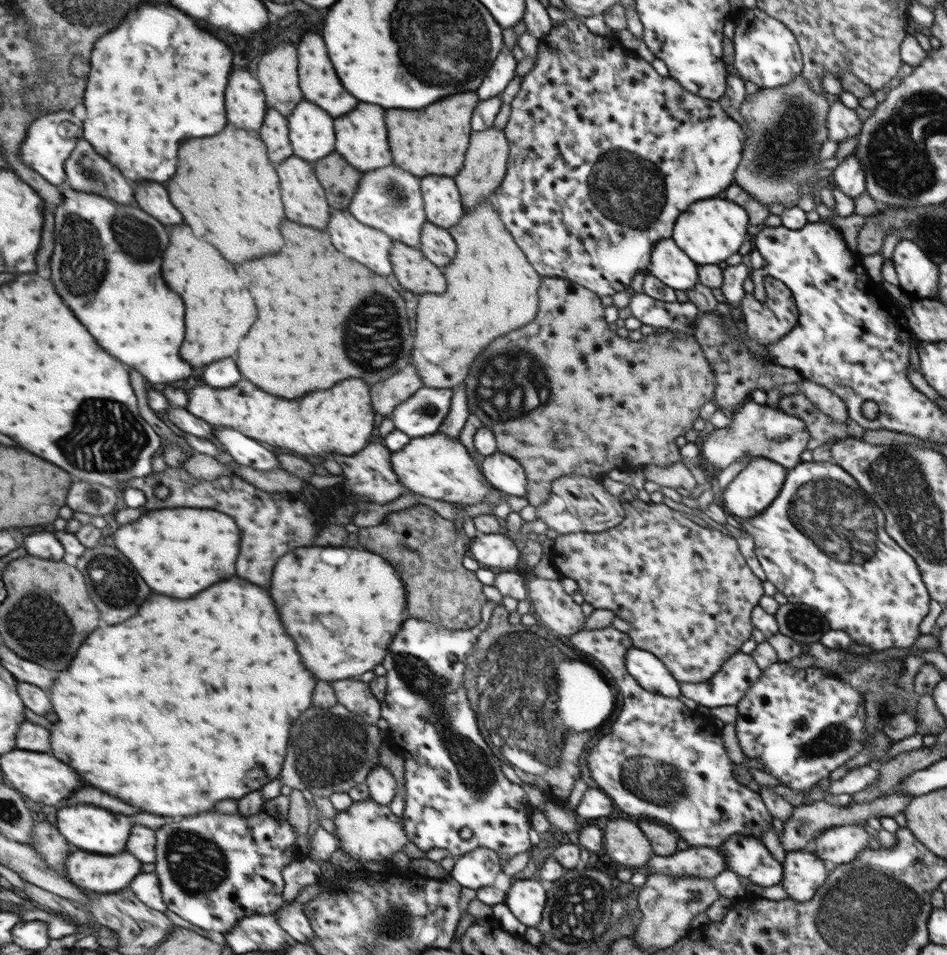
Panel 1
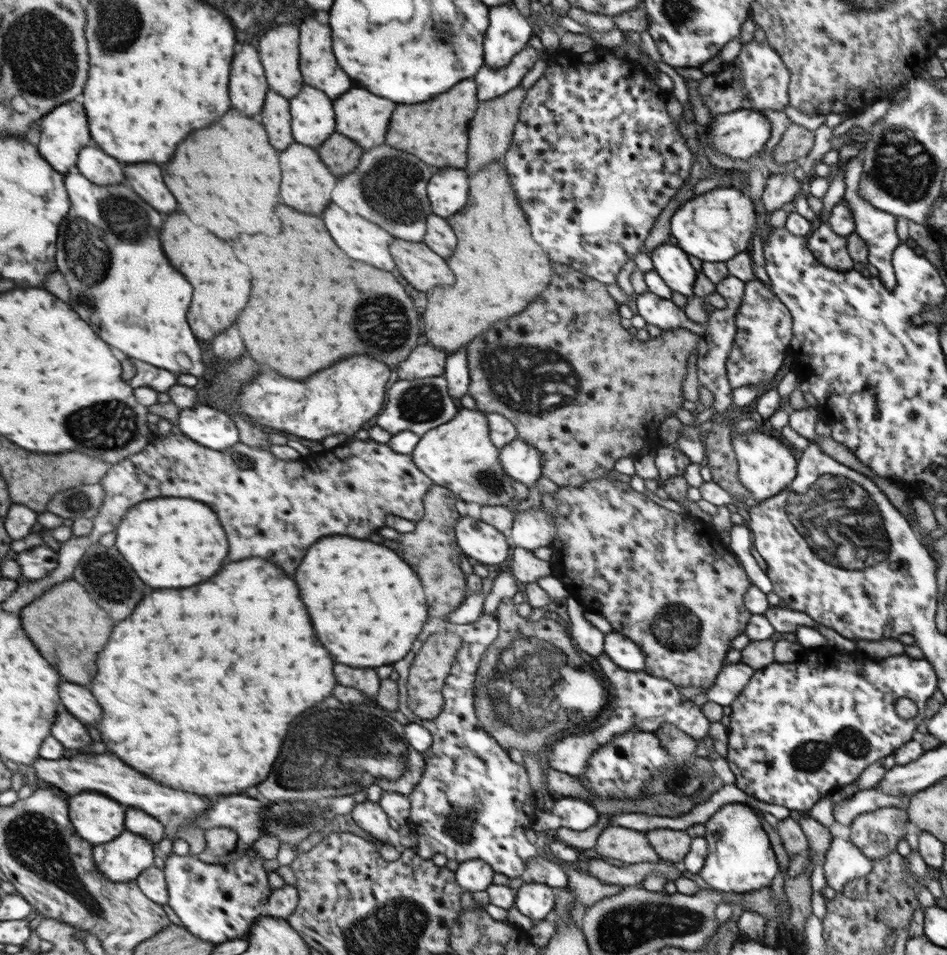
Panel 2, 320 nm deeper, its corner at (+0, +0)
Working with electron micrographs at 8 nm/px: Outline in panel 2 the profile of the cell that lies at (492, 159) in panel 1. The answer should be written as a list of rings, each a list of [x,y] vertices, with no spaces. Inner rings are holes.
[[[520,86],[505,95],[495,97],[491,100],[478,100],[478,108],[475,110],[475,120],[471,120],[471,160],[467,160],[467,172],[477,172],[486,167],[487,163],[500,160],[511,142],[514,124],[518,119],[518,110],[521,101],[524,99],[526,90]]]

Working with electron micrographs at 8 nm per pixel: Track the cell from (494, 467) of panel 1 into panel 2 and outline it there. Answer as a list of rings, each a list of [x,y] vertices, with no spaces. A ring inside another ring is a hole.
[[[513,439],[500,449],[499,462],[507,476],[522,482],[528,489],[541,478],[541,456],[533,445]]]

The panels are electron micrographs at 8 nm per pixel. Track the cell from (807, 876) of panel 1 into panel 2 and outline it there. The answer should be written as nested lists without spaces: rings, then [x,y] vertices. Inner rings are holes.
[[[832,837],[821,865],[825,884],[831,890],[841,892],[847,882],[869,875],[872,862],[851,840]]]

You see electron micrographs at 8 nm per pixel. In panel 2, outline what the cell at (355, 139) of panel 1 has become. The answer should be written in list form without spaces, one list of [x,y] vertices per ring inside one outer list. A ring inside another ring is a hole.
[[[351,88],[334,100],[337,130],[353,140],[359,140],[364,150],[383,142],[385,126],[395,108],[395,102],[379,98],[363,88]]]

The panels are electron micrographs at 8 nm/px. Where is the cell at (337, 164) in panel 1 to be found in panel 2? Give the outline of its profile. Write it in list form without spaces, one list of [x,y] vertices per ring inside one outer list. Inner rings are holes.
[[[336,130],[335,134],[322,144],[319,151],[327,168],[331,169],[336,177],[340,177],[359,166],[363,148],[353,144],[351,137]]]

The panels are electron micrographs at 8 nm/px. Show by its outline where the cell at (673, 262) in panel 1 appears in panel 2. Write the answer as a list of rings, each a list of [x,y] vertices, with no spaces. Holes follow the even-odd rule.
[[[660,244],[651,250],[653,270],[663,279],[663,282],[675,292],[689,298],[693,295],[693,286],[697,272],[691,267],[687,254],[683,254],[677,244]]]

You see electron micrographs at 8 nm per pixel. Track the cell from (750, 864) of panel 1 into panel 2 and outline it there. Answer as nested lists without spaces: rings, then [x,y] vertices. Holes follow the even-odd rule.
[[[739,802],[724,804],[703,825],[705,831],[702,837],[706,840],[706,848],[709,852],[707,852],[705,864],[703,864],[697,875],[705,884],[709,885],[711,889],[715,889],[715,891],[737,894],[753,892],[770,885],[773,877],[778,872],[778,865],[769,839],[767,839],[767,834],[763,831],[759,818],[753,808]]]

